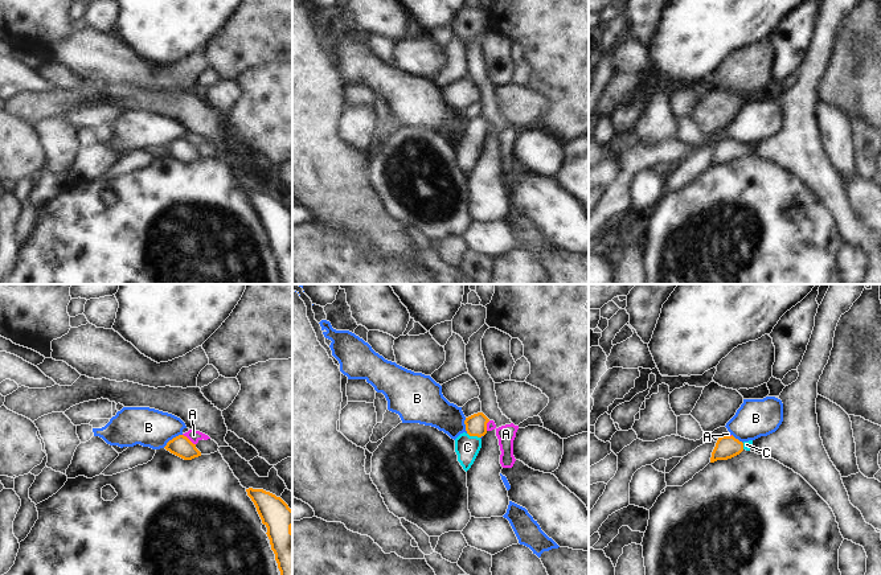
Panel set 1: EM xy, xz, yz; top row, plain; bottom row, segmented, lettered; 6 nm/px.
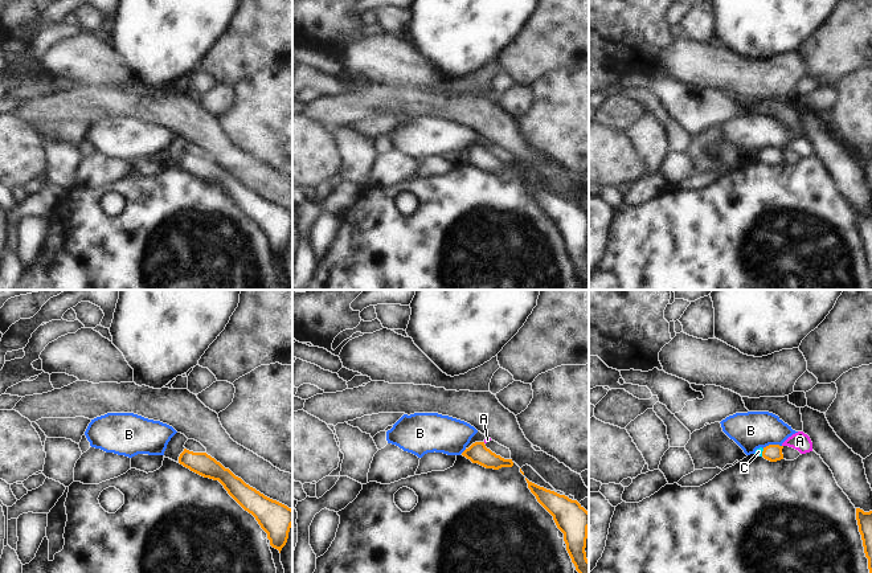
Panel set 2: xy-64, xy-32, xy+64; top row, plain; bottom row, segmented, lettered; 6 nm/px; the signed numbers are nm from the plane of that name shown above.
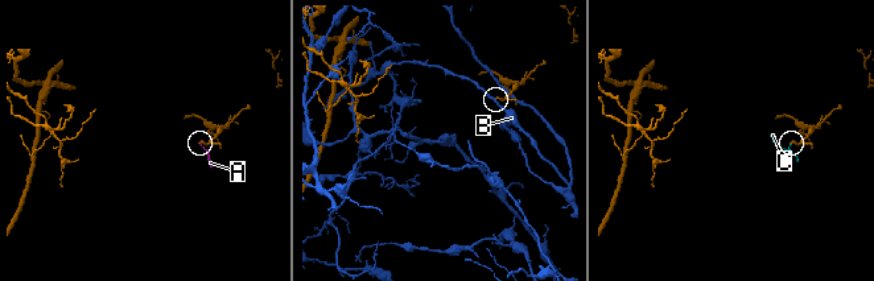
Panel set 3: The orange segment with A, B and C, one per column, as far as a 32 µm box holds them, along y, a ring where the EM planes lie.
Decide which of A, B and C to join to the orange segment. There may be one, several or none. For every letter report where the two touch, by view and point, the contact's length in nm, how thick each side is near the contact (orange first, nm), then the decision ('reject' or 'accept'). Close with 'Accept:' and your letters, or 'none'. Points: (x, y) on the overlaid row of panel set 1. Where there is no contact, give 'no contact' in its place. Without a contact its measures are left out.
A: xy (188, 439) | 100 nm | 130/70 nm | reject
B: xy (173, 438) | 150 nm | 130/240 nm | reject
C: xz (474, 435) | 90 nm | 130/150 nm | accept
Accept: C

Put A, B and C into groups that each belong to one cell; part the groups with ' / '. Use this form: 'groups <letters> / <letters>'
groups A / B / C

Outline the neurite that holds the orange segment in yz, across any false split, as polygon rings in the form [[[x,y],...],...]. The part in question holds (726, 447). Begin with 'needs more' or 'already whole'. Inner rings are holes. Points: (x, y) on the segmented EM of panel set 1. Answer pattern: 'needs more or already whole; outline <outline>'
needs more; outline [[[733,435],[732,436],[721,436],[718,438],[716,447],[712,452],[710,463],[717,460],[728,460],[737,455],[739,455],[743,449],[750,451],[753,445],[753,440],[739,441]]]

